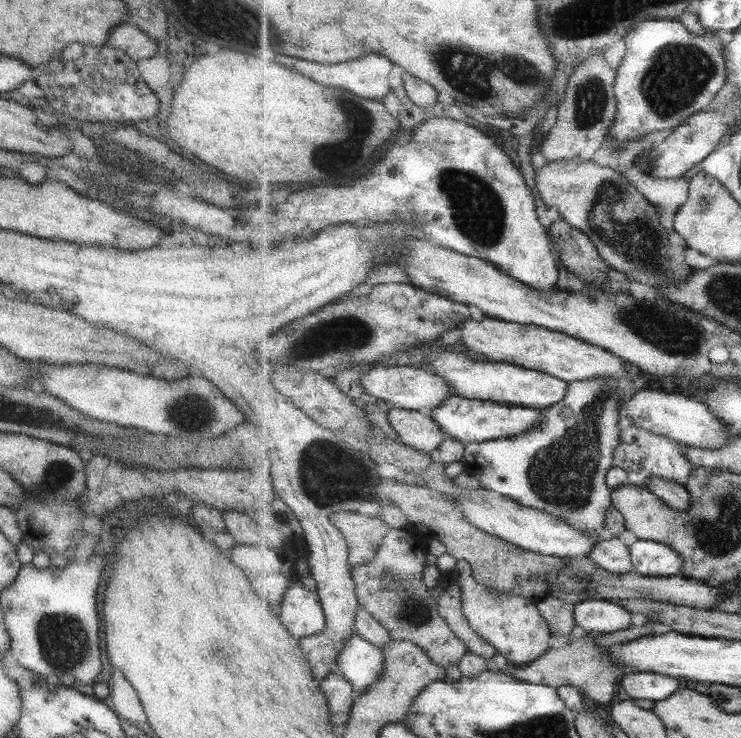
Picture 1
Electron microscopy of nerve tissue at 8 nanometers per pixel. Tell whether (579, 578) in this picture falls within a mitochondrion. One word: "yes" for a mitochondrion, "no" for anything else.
yes

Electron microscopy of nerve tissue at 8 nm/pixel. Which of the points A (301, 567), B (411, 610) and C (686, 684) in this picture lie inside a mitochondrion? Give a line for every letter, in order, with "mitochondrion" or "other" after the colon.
A: other
B: mitochondrion
C: other

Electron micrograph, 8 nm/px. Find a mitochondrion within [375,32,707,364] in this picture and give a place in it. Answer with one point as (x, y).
(636, 241)

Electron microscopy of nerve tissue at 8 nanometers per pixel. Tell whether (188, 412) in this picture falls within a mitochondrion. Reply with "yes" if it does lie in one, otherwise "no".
yes

